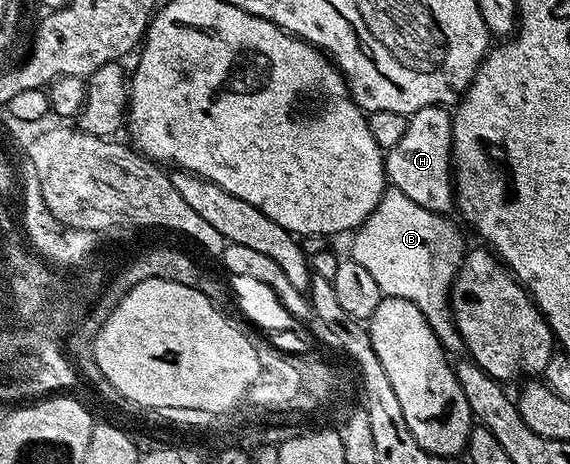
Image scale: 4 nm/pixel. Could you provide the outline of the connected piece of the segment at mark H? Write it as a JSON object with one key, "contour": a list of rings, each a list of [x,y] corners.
{"contour":[[[428,106],[419,108],[419,112],[408,115],[407,132],[403,132],[399,144],[385,154],[385,176],[392,189],[403,192],[403,196],[411,196],[419,208],[427,208],[436,214],[448,215],[455,206],[453,189],[453,116],[444,106]]]}

